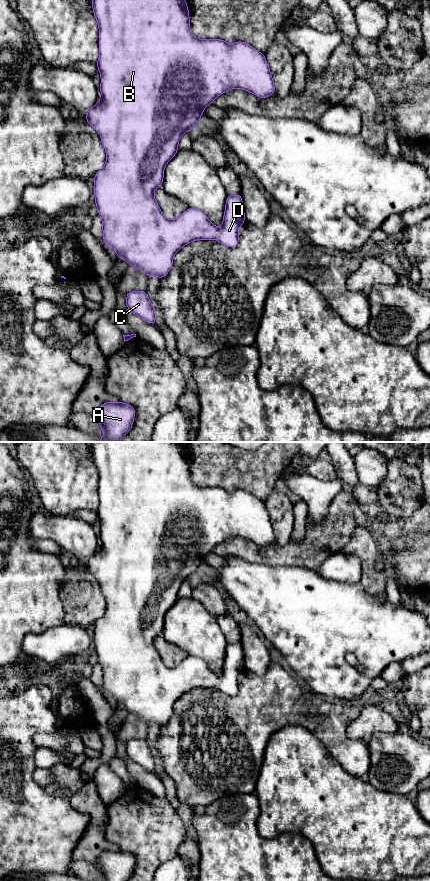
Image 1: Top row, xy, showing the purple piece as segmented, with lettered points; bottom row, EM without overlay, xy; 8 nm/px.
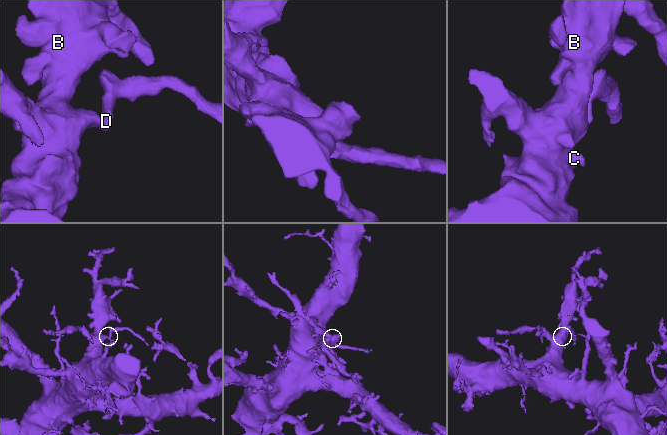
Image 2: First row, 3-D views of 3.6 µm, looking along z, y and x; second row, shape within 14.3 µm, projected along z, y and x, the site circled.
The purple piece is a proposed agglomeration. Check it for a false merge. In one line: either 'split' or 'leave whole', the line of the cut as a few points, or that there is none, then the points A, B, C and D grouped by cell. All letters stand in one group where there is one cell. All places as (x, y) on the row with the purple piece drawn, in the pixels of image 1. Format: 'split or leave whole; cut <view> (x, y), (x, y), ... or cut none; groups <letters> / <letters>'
leave whole; cut none; groups A B C D

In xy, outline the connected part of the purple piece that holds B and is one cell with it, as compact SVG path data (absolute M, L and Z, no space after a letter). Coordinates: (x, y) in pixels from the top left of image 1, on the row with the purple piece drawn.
M92 0L94 16L99 29L99 59L96 63L100 72L101 96L96 105L86 113L86 122L89 123L101 136L101 142L106 151L104 167L94 177L94 197L98 215L102 219L103 242L112 248L117 258L123 258L129 266L145 273L145 275L156 276L159 279L165 277L172 268L174 255L185 245L195 240L217 240L222 245L235 248L239 243L239 229L245 222L245 213L241 194L228 195L225 203L225 212L222 226L216 227L204 212L196 208L188 208L173 220L167 219L154 197L155 190L162 186L164 169L167 163L178 152L178 143L186 131L192 131L203 115L204 109L213 104L214 100L230 89L243 89L264 99L275 94L275 85L265 55L253 48L251 45L237 41L230 44L222 39L199 39L190 30L189 9L185 0Z

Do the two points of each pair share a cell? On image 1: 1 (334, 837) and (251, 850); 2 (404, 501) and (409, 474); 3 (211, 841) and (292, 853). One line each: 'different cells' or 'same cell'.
1: different cells
2: same cell
3: same cell

